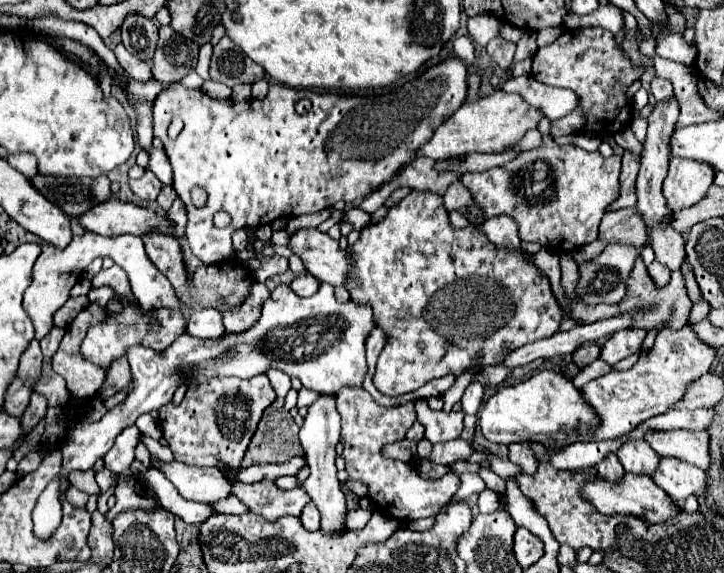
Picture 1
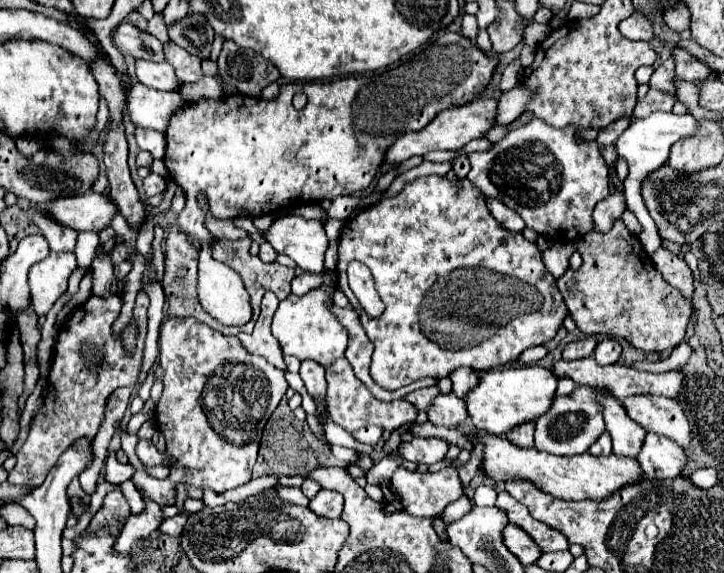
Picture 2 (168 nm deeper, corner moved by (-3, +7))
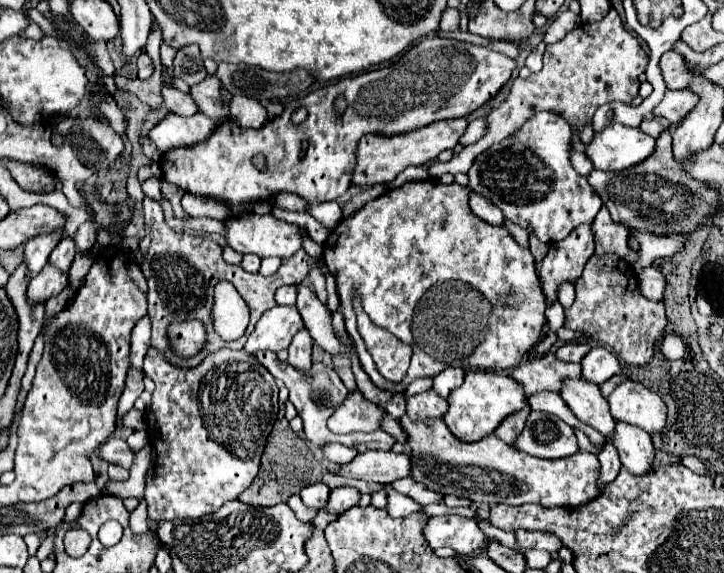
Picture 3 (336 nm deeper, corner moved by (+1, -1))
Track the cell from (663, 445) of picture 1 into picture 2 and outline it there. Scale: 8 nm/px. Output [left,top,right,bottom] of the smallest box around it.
[622,395,690,449]

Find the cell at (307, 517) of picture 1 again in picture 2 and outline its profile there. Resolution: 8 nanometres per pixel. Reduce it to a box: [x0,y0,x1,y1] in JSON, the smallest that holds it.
[310,489,344,517]

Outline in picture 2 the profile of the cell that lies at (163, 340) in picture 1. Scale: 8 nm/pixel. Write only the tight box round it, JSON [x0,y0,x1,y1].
[8,291,148,487]

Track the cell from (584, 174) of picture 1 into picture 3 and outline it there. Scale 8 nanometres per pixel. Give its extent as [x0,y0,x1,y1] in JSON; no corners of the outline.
[468,111,602,243]

